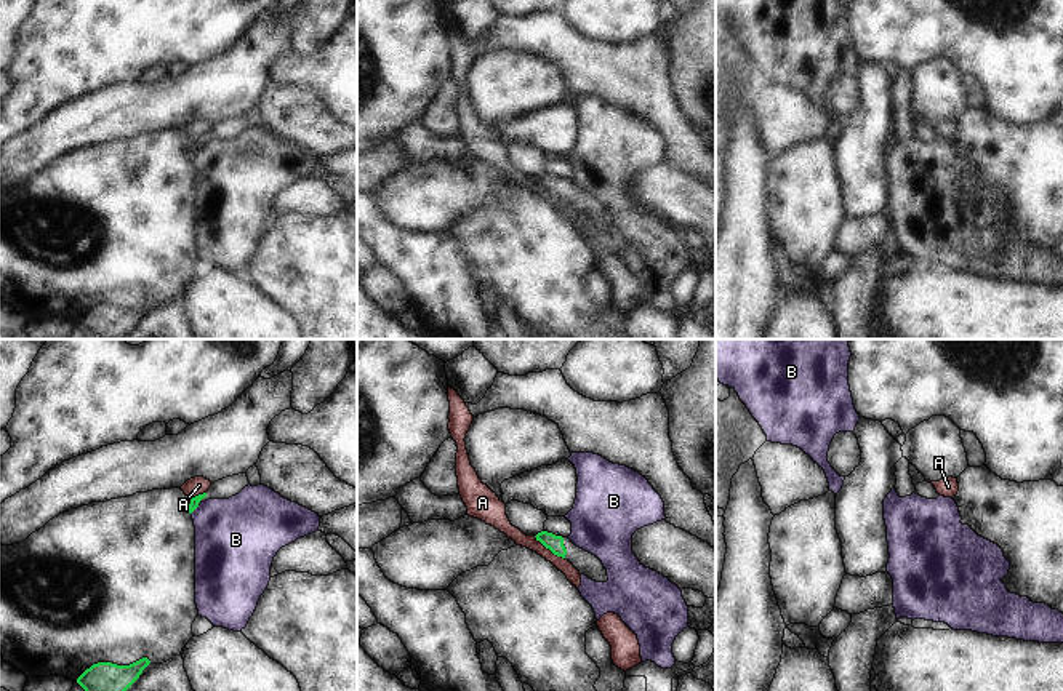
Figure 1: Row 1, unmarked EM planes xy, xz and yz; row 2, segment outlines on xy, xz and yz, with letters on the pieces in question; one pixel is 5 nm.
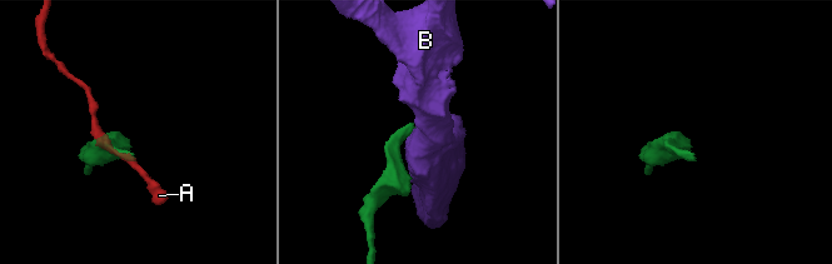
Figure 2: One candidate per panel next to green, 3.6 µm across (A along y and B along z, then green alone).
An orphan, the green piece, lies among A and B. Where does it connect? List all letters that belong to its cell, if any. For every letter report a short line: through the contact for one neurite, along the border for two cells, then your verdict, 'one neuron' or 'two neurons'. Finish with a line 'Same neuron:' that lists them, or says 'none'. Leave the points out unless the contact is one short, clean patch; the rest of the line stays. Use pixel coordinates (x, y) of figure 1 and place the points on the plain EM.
A: line xz (533, 178), (564, 200); two neurons
B: line xy (199, 147), (191, 154); two neurons
Same neuron: none

